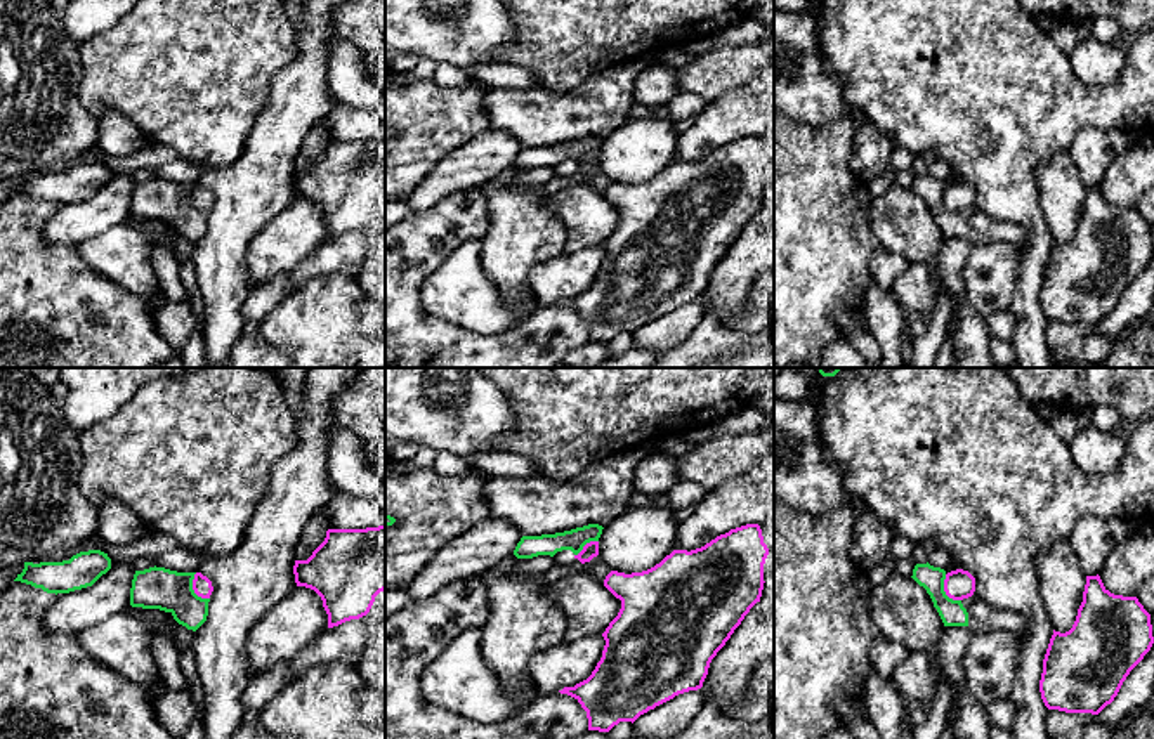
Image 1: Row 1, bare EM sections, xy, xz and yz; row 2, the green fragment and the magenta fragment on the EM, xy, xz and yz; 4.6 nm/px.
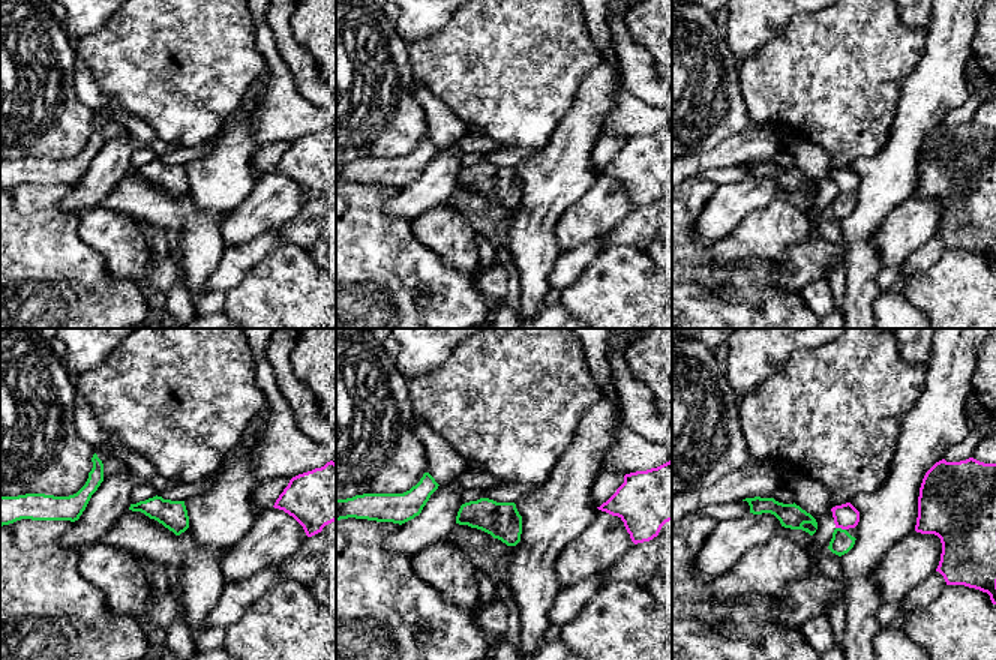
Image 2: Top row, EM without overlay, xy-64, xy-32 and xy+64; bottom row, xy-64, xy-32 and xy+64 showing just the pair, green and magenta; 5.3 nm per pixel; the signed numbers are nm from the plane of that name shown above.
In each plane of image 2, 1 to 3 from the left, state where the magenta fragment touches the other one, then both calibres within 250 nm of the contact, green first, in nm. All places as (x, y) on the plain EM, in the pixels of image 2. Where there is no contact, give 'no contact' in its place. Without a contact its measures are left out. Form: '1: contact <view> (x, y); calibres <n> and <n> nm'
1: no contact
2: no contact
3: contact xy+64 (840, 192); calibres 120 and 130 nm

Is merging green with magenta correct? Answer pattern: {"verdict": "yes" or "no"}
{"verdict": "no"}

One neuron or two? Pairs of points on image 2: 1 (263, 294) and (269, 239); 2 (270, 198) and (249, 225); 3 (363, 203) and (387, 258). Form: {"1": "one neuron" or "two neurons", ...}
{"1": "two neurons", "2": "one neuron", "3": "one neuron"}

